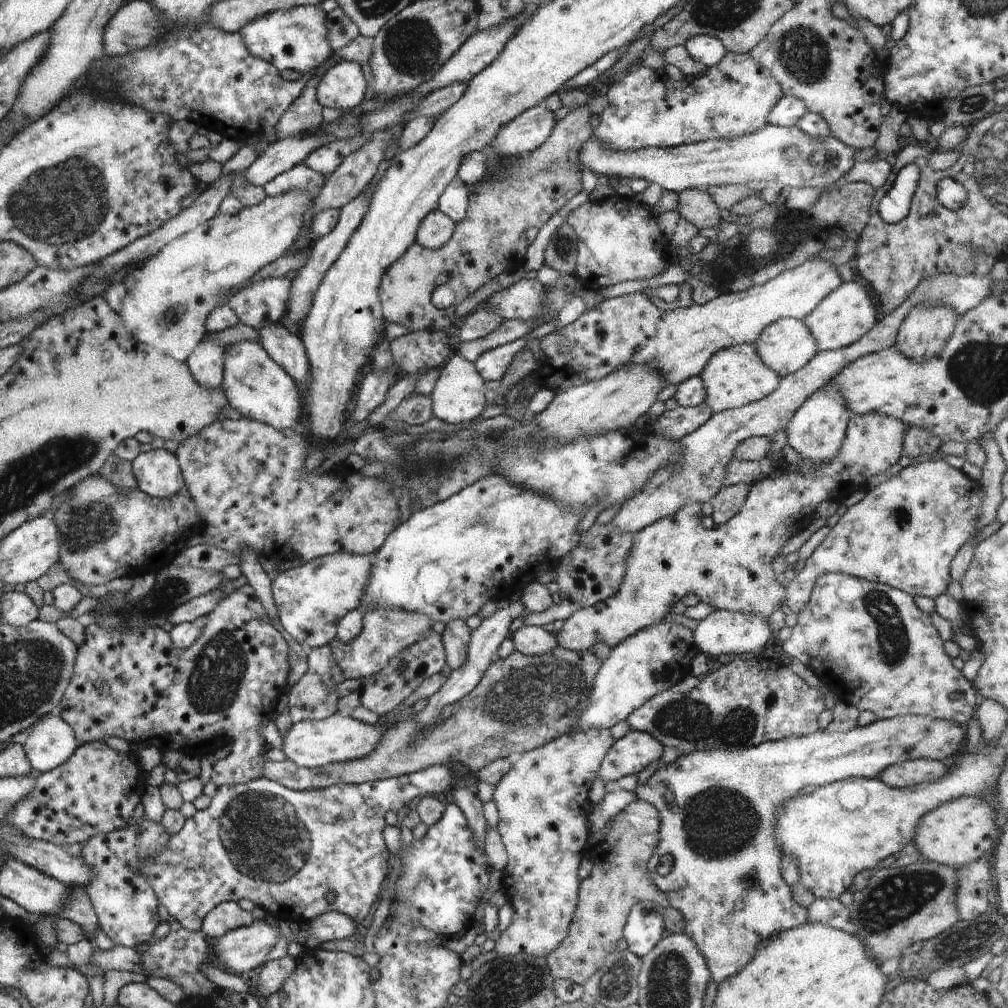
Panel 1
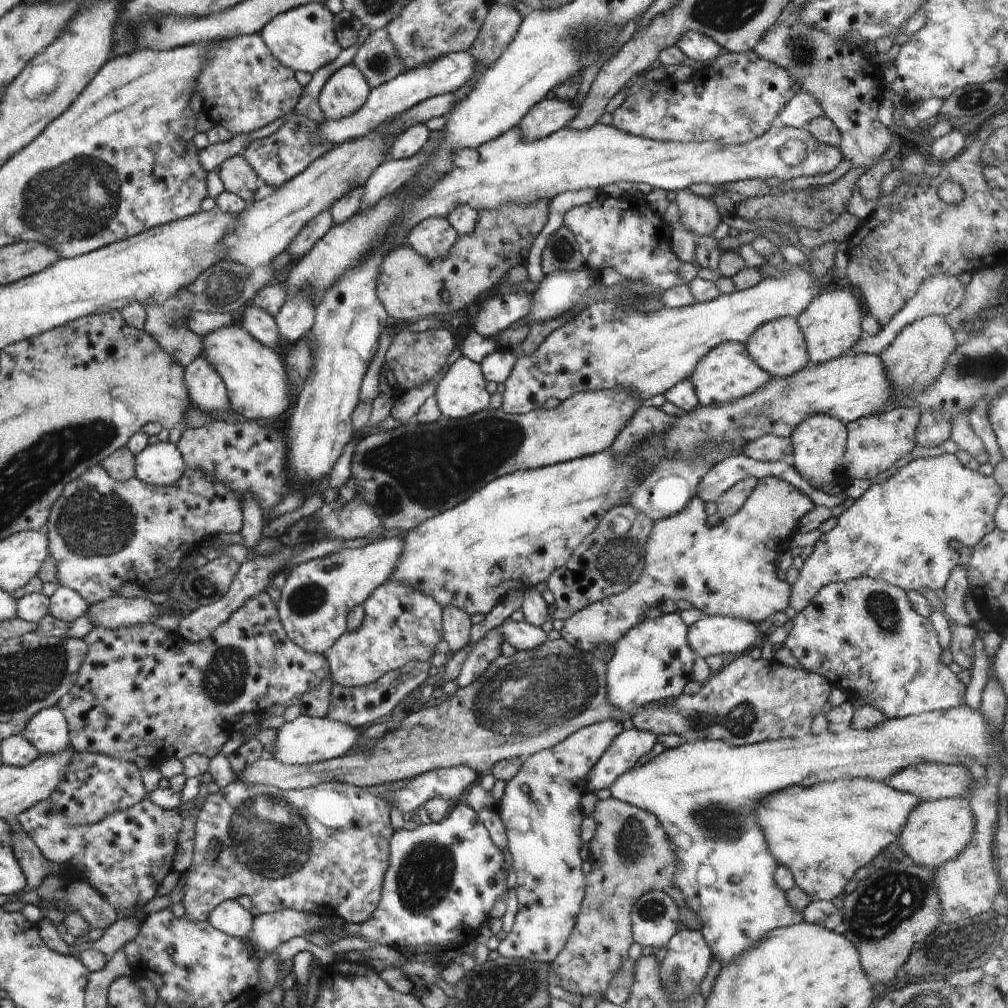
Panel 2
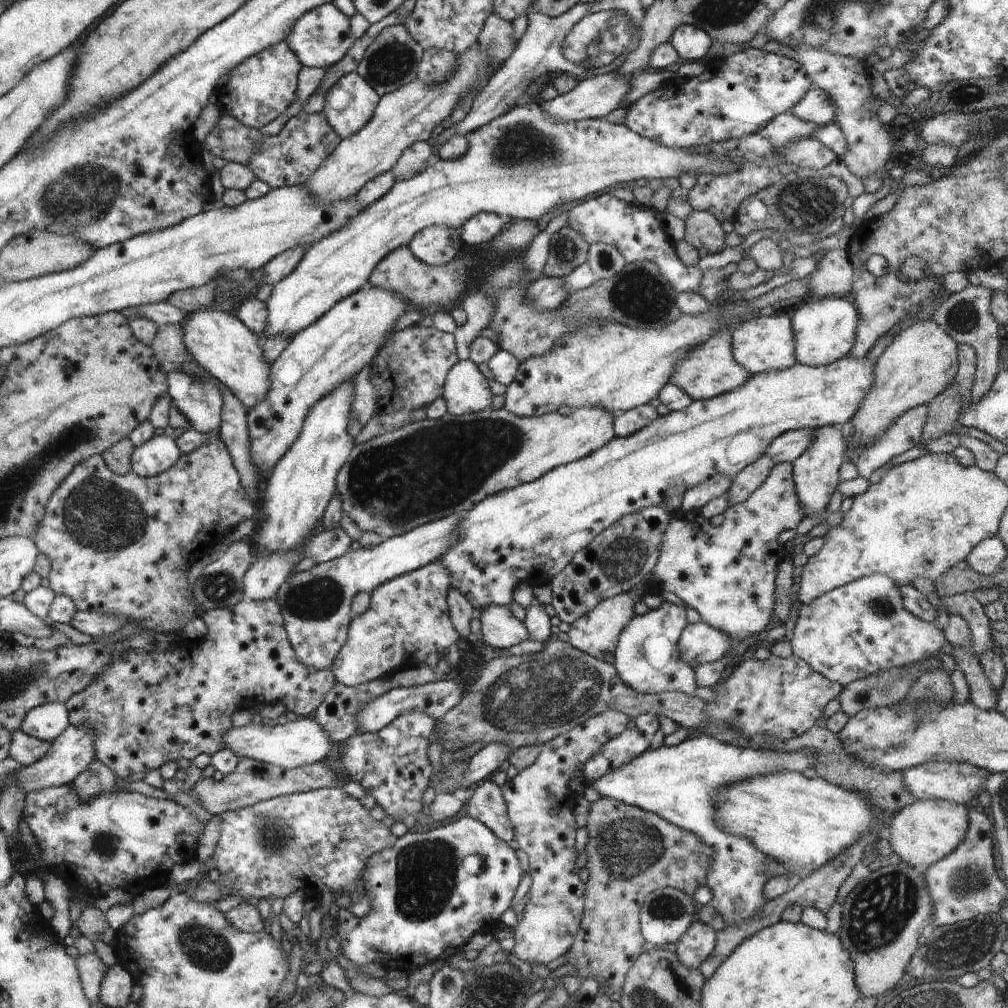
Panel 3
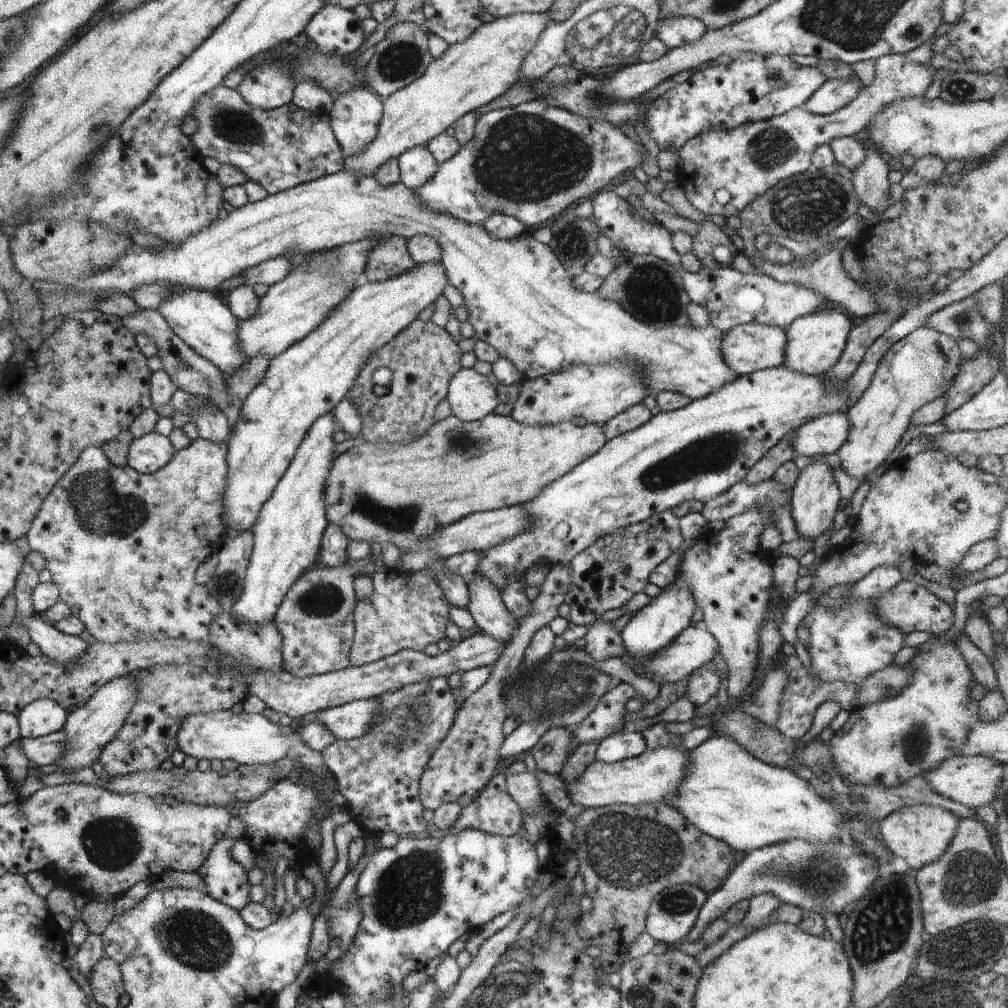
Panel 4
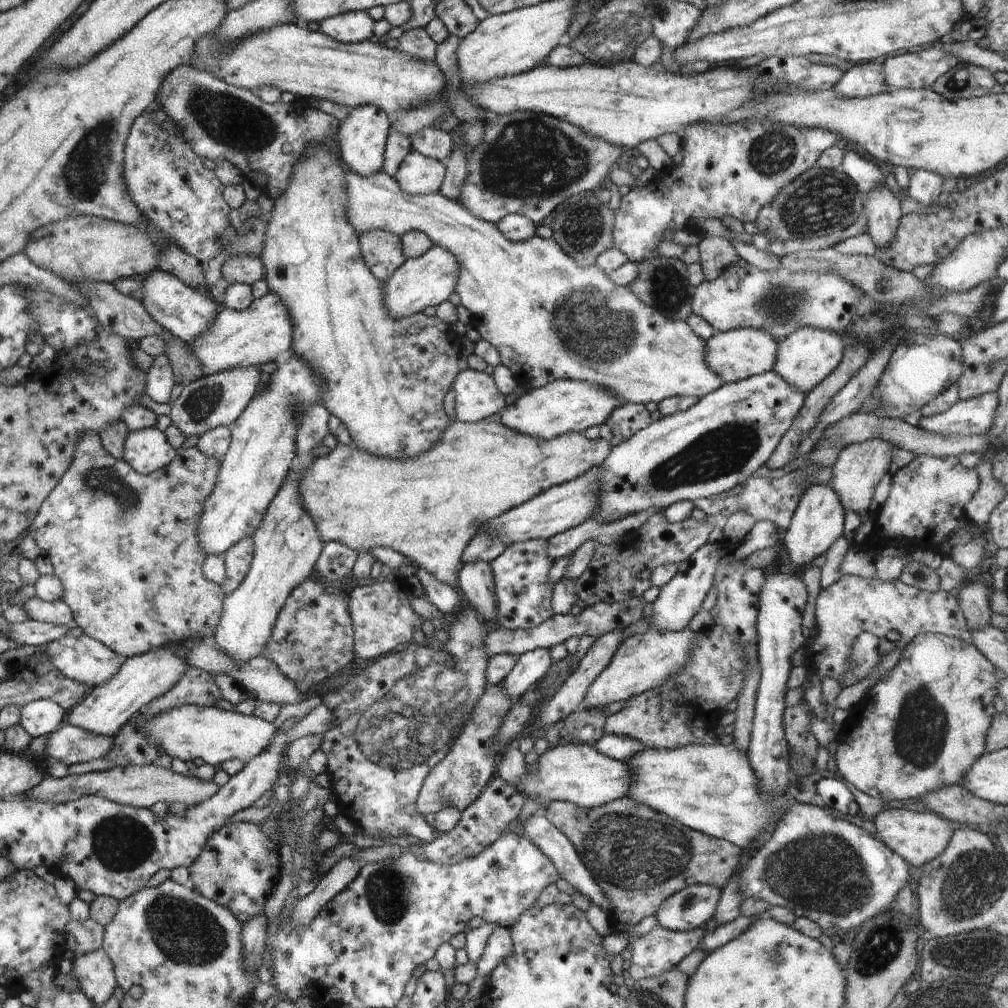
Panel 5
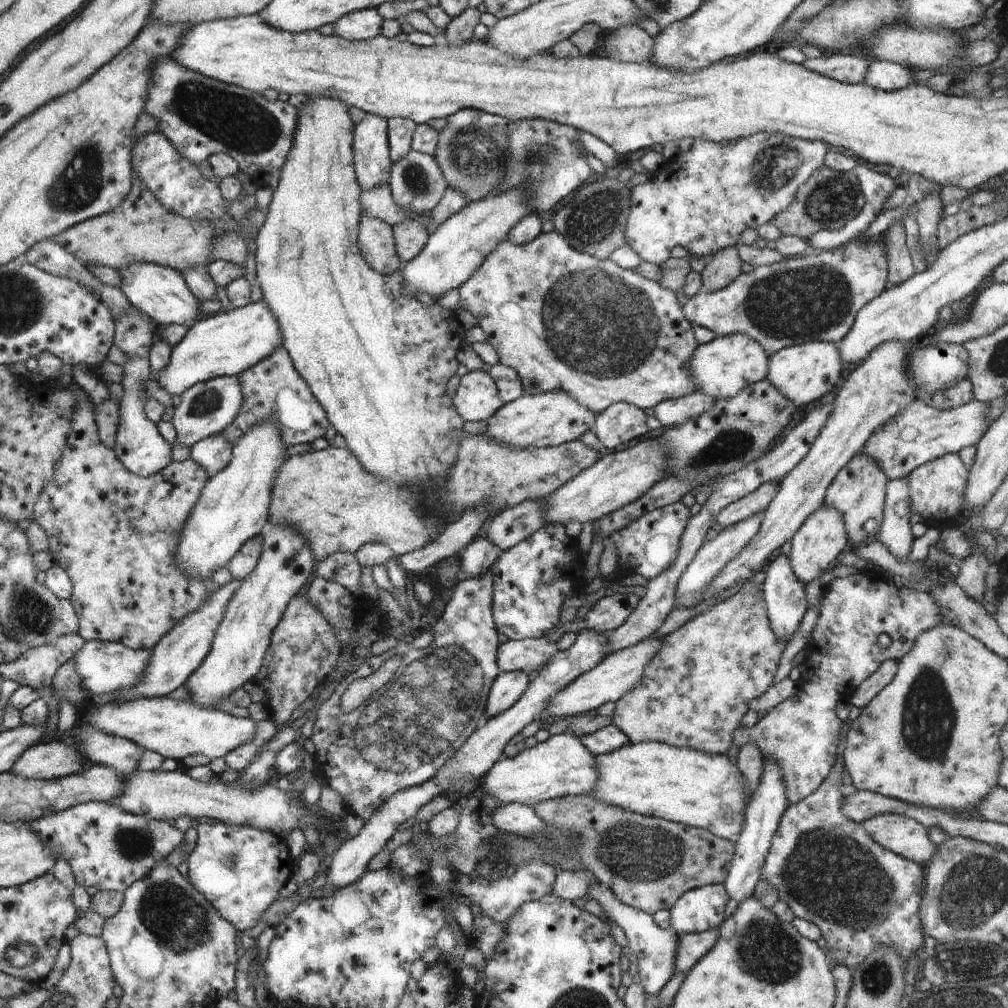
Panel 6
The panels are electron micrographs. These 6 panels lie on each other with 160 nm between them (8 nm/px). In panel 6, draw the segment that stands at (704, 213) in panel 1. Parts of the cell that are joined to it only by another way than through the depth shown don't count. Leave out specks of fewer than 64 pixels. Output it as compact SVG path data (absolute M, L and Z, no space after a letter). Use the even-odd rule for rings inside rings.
M735 246L719 250L710 256L701 272L701 292L711 293L726 288L742 272L741 265Z

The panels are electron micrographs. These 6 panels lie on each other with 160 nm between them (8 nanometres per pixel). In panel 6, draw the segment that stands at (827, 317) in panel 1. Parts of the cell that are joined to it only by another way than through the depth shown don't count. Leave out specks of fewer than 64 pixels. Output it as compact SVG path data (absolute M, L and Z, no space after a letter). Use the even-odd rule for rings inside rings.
M812 341L783 348L769 356L766 379L797 406L808 406L836 386L842 374L842 359L837 345L824 341Z

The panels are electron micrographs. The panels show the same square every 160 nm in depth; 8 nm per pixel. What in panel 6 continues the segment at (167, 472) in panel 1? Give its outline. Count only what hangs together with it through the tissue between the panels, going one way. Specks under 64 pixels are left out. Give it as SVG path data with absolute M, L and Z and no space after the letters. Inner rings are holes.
M134 308L115 319L115 345L127 354L127 361L123 364L123 375L121 385L123 386L123 395L119 403L119 427L117 439L112 449L120 461L136 476L149 477L158 474L163 468L170 464L172 448L168 446L169 441L159 432L158 425L150 420L145 412L145 402L147 401L146 384L153 376L150 364L150 350L153 343L152 332L154 332L154 321L146 314L141 313Z

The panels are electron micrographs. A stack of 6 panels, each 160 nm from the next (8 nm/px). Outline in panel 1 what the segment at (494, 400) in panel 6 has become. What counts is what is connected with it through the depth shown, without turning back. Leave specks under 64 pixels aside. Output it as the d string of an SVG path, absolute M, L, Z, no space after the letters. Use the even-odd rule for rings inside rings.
M455 354L448 362L445 362L444 367L441 367L440 376L432 391L433 416L450 424L470 423L476 420L485 408L484 392L486 390L485 380L480 376L475 364L466 360L462 355Z

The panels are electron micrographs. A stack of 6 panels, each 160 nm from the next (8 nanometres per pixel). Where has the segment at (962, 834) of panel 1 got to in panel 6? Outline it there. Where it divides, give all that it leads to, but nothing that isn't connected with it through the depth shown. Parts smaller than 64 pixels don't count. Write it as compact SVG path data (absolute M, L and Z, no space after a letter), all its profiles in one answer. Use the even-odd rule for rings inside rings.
M886 813L873 816L861 825L881 847L918 864L936 852L937 844L928 837L928 829L907 816Z

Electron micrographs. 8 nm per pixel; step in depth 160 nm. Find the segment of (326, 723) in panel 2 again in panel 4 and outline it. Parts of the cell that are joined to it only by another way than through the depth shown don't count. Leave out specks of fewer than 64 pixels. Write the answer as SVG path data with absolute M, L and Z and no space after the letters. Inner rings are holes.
M230 710L211 712L211 713L198 713L195 715L187 716L183 720L182 726L179 728L178 732L178 745L179 750L184 752L185 756L191 756L197 761L200 759L234 761L239 765L255 765L256 763L274 765L275 762L282 758L290 758L295 764L300 764L303 766L322 766L323 764L323 754L320 751L312 750L308 748L308 745L303 743L303 740L299 737L299 732L297 727L299 724L295 725L296 728L289 736L282 735L280 731L280 726L273 723L269 718L266 718L262 713L245 713L244 711L240 713L234 713Z

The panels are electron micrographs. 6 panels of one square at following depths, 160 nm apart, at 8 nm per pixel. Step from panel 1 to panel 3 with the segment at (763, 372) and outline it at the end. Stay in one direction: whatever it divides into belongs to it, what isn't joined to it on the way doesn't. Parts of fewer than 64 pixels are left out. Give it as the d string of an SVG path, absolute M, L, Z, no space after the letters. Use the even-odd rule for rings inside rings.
M728 329L714 331L706 340L691 348L676 364L669 382L679 386L693 401L708 400L742 386L752 376L736 362Z

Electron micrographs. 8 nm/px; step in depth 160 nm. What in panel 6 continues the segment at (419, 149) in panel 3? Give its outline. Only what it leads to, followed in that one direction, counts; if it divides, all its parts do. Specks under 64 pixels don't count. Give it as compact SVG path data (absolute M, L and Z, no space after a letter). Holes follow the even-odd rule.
M410 149L400 160L393 162L389 183L393 201L414 217L428 216L440 202L447 182L434 155L425 155Z

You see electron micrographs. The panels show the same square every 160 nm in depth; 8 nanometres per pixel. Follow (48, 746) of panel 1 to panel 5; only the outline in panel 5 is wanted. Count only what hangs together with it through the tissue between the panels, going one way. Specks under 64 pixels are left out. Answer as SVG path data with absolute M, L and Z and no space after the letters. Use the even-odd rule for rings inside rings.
M38 699L22 707L22 718L19 723L32 738L38 738L58 730L63 723L64 715L65 710L56 701Z

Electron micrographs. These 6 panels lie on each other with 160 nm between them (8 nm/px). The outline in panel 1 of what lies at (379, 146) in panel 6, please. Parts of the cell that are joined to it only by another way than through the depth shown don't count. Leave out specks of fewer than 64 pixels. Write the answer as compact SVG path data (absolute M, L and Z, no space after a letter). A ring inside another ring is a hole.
M340 60L320 79L317 99L323 107L352 110L362 104L366 88L362 67L354 61Z

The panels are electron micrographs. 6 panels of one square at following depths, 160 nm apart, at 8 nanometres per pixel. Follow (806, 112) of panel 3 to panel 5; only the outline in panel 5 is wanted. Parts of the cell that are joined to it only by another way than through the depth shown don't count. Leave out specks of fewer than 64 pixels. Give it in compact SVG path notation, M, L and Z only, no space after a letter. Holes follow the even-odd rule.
M882 61L855 64L844 72L833 89L851 99L883 93L887 86Z

